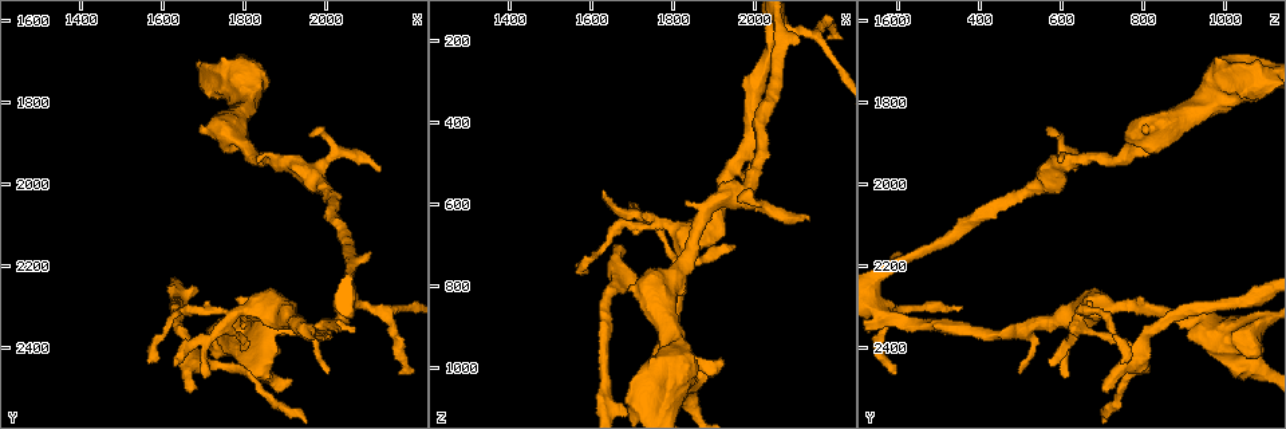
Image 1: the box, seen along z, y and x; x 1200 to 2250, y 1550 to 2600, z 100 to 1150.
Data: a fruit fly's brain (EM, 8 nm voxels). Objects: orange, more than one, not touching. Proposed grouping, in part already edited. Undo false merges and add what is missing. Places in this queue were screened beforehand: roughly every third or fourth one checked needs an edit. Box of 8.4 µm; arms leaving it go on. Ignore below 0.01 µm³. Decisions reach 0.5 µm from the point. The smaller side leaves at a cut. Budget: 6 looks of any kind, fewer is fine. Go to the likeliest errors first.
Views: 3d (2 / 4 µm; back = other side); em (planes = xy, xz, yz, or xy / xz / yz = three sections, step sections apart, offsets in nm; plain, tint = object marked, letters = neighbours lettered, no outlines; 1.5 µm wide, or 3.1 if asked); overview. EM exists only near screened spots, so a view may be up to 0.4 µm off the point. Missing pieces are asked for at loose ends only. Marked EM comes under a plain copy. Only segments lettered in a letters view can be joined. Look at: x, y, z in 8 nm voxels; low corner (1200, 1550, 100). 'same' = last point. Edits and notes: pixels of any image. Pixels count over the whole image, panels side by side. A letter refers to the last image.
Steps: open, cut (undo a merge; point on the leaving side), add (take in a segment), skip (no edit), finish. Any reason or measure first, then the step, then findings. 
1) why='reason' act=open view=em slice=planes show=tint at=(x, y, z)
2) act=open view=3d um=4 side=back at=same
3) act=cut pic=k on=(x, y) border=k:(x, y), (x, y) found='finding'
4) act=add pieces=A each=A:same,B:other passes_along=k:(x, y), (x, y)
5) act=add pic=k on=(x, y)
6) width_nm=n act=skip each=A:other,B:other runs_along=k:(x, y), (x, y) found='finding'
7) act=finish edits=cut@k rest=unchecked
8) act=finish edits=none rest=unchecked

why='an open end' act=open view=3d um=2 at=(1670, 2510, 715)

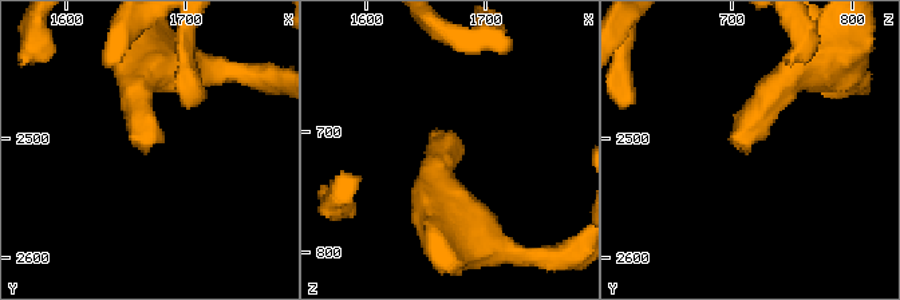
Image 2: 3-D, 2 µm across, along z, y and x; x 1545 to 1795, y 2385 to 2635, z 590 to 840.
why='need the tissue' act=open view=em slice=planes show=letters at=(1666, 2512, 716)

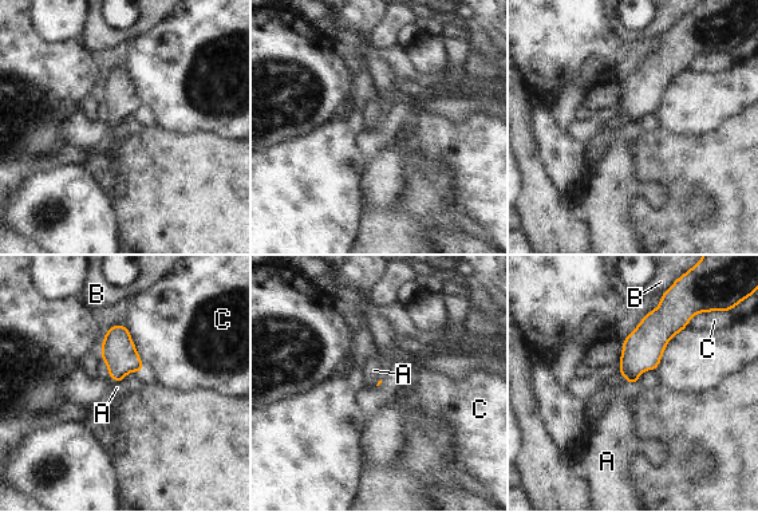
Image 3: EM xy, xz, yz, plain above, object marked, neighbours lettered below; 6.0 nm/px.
act=add pieces=A each=A:same,B:other,C:other passes_along=3:(118, 350), (114, 378), (117, 388) found='the neuron continues'

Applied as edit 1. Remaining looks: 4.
act=open view=overview

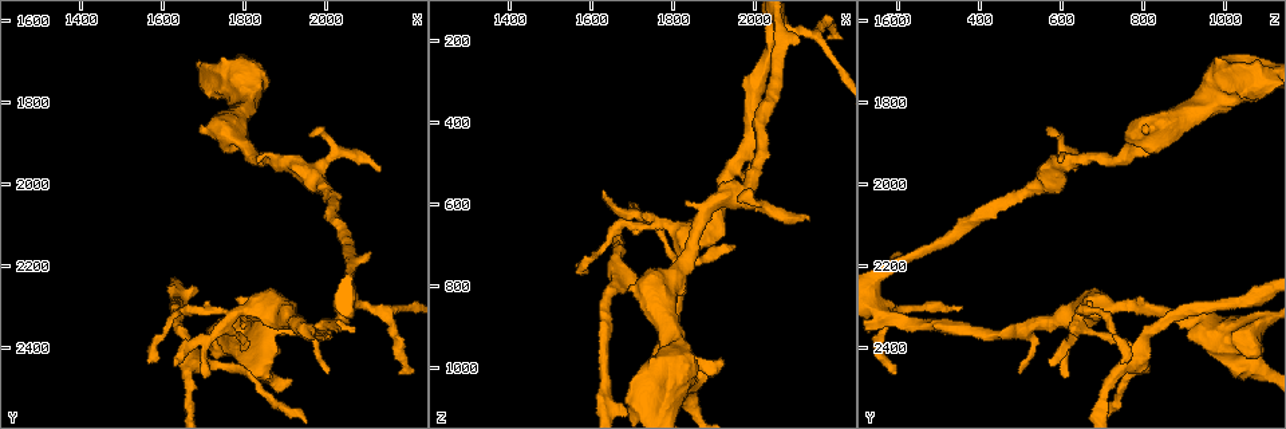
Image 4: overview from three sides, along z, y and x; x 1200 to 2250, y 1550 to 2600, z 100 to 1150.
act=open view=em slice=xy step=8 show=letters at=(2135, 1965, 635)

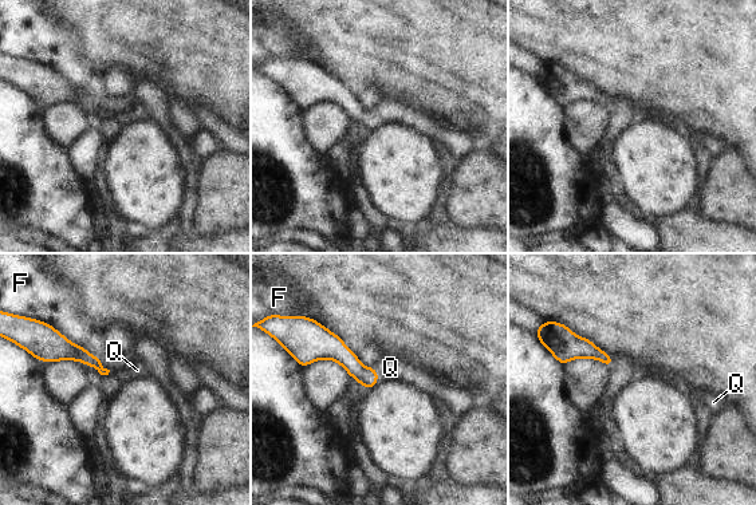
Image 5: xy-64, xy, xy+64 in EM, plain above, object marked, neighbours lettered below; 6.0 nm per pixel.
act=add pieces=Q each=F:other,Q:same passes_along=5:(366, 377), (377, 375), (390, 367) found='the neuron continues'

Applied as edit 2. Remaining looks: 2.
why='three-way junction' act=open view=em slice=planes show=tint at=(1825, 2305, 725)

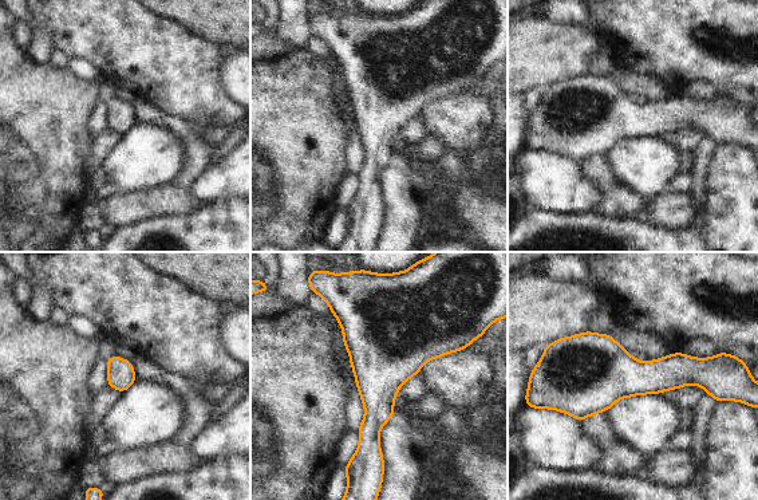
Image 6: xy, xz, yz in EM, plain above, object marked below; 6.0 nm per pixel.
why='see the neighbours' act=open view=em slice=planes show=letters at=same

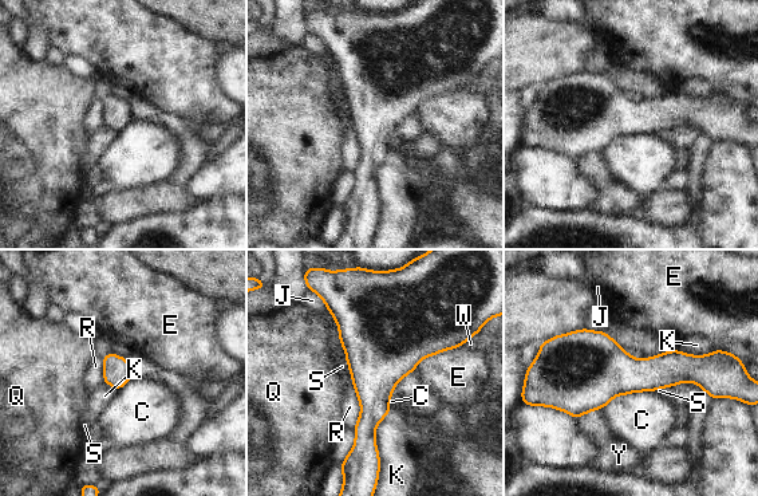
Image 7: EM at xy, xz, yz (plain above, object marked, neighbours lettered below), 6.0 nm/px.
act=skip each=C:other,E:other,J:other,K:other,Q:other,R:other,S:other,W:other,Y:other border=7:(654, 390), (616, 394), (603, 408) found='continuous, no second neuron'

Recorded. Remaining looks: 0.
act=finish edits=add@3,add@5 rest=unchecked

